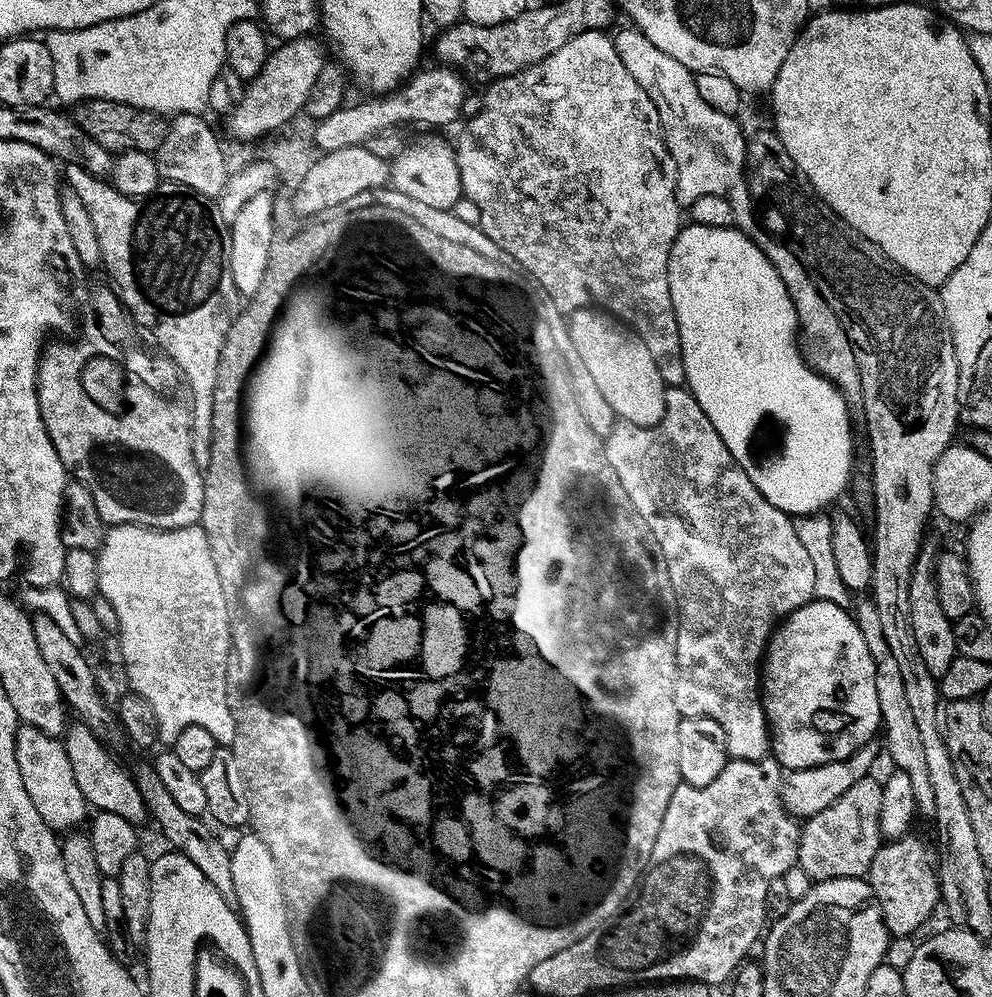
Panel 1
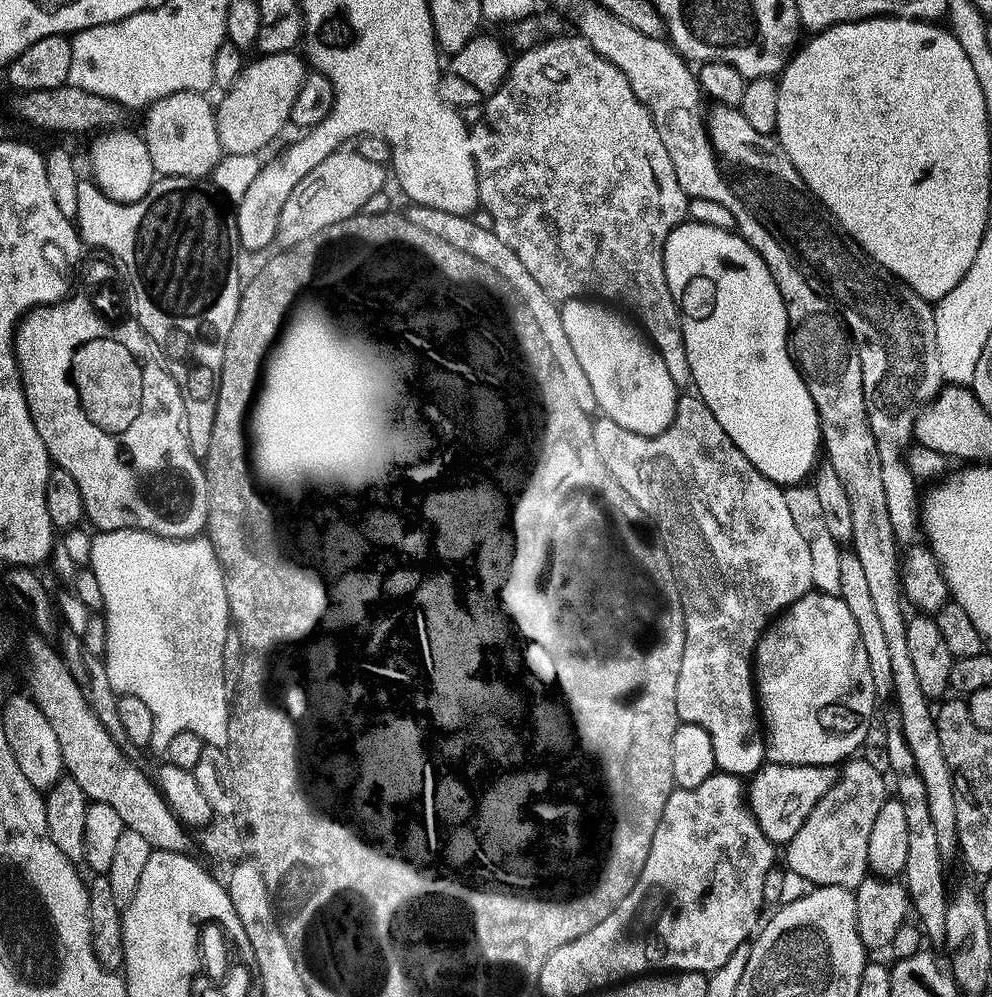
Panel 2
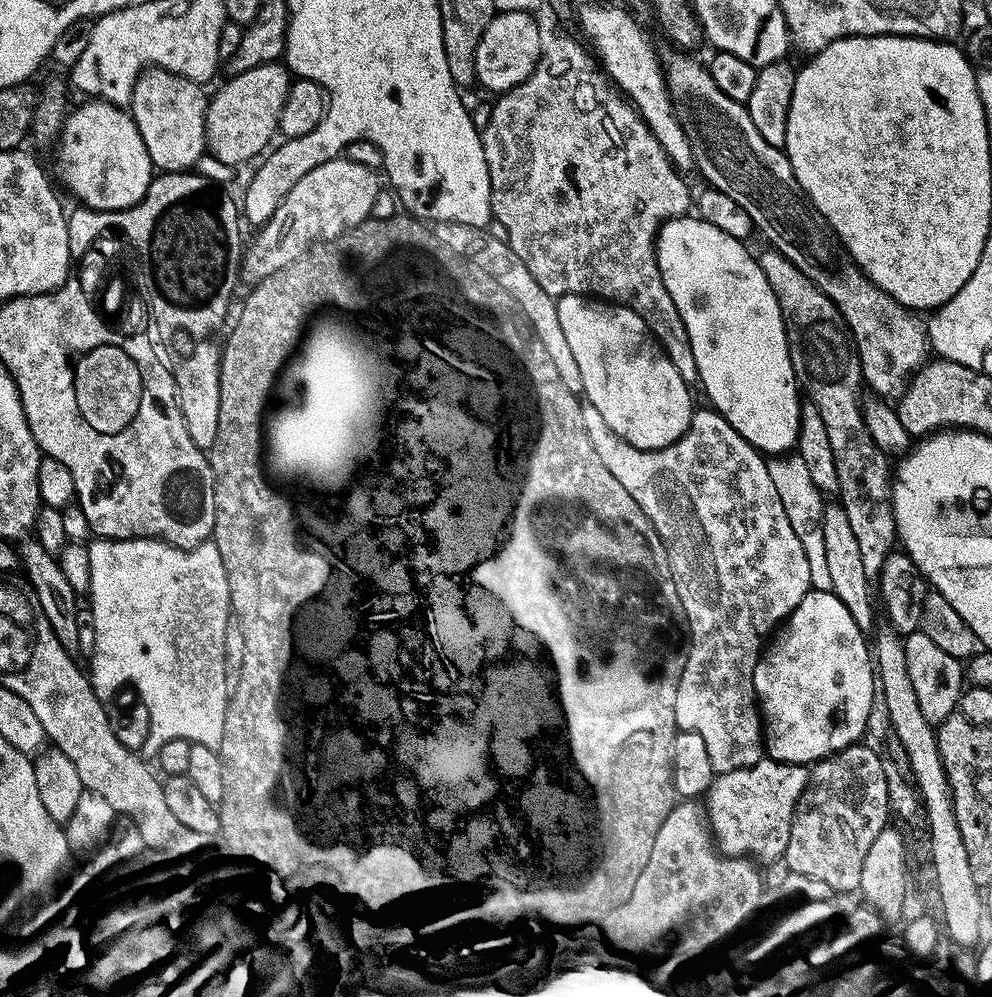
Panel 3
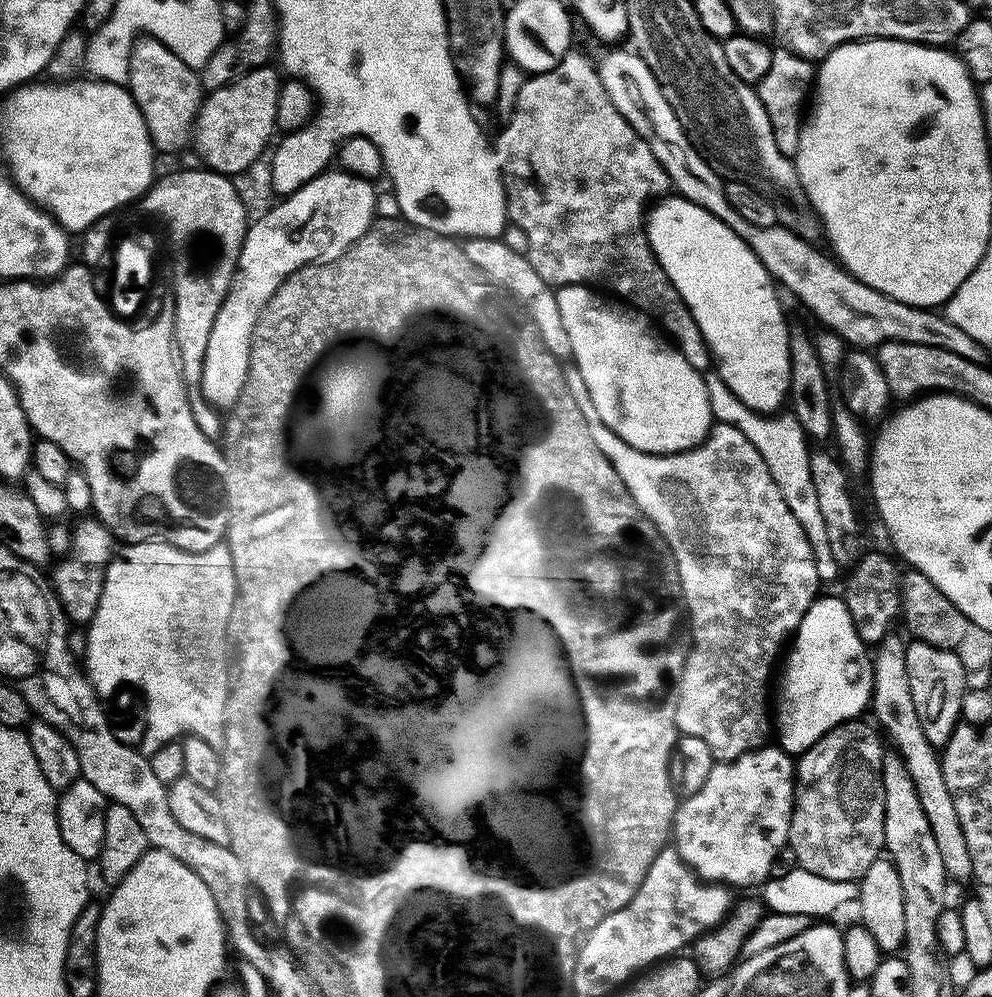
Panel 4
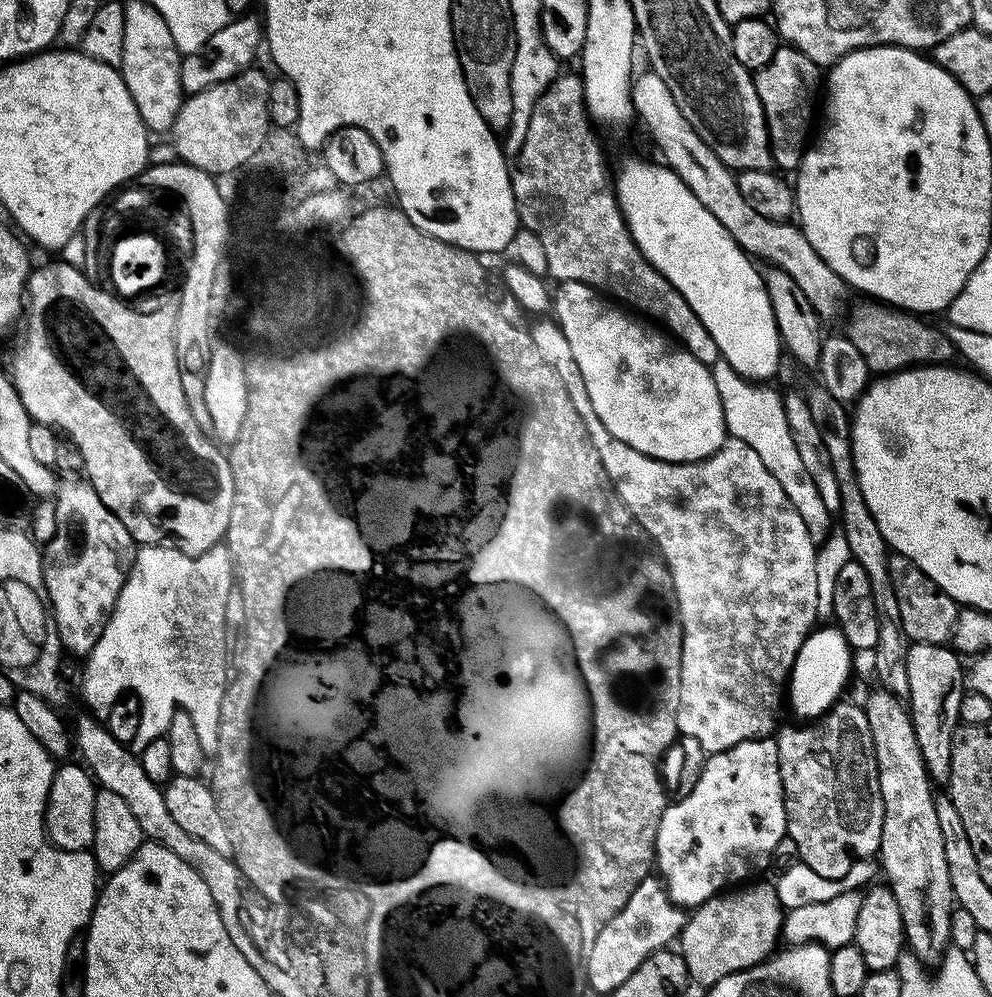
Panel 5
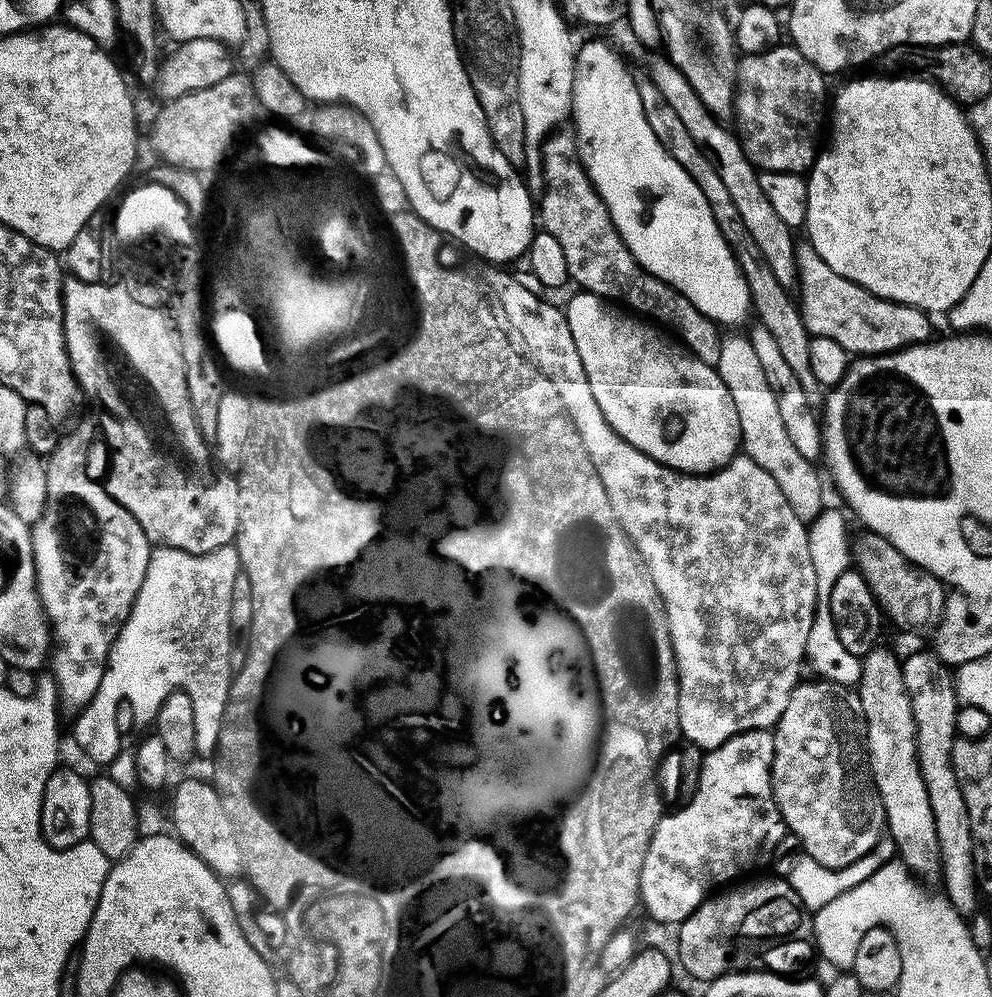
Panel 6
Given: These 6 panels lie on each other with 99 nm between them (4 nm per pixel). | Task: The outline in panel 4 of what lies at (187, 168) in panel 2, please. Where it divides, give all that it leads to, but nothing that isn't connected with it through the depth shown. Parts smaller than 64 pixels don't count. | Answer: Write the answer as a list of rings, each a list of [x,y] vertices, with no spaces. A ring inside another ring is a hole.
[[[139,37],[131,50],[127,72],[127,87],[146,122],[152,145],[157,151],[173,152],[183,149],[191,139],[196,114],[204,97],[199,73],[170,51],[158,39]]]

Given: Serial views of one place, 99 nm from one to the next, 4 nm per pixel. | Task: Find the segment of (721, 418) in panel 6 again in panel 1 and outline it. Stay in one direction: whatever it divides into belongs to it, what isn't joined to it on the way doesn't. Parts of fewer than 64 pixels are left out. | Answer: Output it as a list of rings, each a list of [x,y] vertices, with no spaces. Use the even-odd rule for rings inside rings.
[[[595,307],[580,308],[571,313],[567,326],[583,364],[590,370],[599,393],[613,408],[615,415],[625,424],[647,428],[657,424],[664,413],[666,385],[656,359],[640,337],[621,321]]]

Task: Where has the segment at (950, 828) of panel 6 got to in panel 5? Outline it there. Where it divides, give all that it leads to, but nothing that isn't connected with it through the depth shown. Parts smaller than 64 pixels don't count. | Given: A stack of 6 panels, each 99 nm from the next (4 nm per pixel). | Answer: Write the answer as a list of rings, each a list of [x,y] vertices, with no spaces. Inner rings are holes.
[[[913,643],[906,654],[906,674],[910,682],[910,690],[906,697],[910,709],[914,734],[918,738],[918,750],[922,754],[922,762],[928,771],[929,780],[937,785],[947,785],[951,772],[951,740],[960,724],[960,703],[966,691],[966,668],[960,665],[961,657],[951,647],[942,644]]]

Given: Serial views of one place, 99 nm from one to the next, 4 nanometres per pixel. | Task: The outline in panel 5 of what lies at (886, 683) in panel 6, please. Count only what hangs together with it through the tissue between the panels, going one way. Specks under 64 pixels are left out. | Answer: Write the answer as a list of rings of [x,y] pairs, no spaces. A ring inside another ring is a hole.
[[[883,686],[877,689],[869,694],[868,701],[863,701],[862,707],[870,722],[884,803],[878,864],[898,902],[907,947],[917,960],[936,962],[950,942],[950,914],[954,907],[950,870],[946,870],[946,854],[942,850],[942,830],[938,830],[937,797],[932,796],[934,784],[924,768],[905,701]]]

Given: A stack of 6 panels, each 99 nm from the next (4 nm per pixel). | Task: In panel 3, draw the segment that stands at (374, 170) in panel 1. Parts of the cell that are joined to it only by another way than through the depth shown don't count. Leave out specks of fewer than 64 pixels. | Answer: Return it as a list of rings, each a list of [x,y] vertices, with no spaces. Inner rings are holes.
[[[337,158],[330,162],[322,162],[322,166],[314,166],[290,194],[274,210],[272,217],[259,225],[252,245],[247,245],[242,256],[242,276],[246,281],[259,282],[266,279],[274,270],[294,262],[298,257],[309,252],[315,244],[324,240],[333,240],[354,226],[369,219],[382,191],[377,173],[366,166],[358,166],[358,162],[350,162],[346,158]]]

